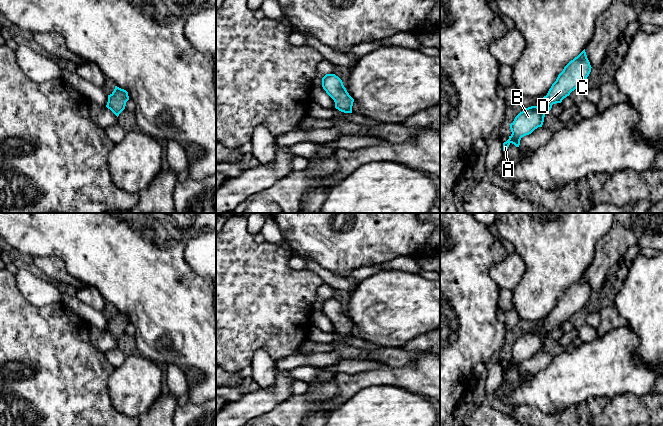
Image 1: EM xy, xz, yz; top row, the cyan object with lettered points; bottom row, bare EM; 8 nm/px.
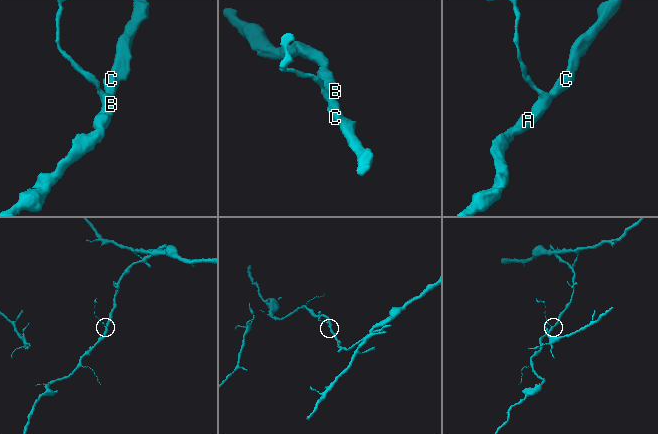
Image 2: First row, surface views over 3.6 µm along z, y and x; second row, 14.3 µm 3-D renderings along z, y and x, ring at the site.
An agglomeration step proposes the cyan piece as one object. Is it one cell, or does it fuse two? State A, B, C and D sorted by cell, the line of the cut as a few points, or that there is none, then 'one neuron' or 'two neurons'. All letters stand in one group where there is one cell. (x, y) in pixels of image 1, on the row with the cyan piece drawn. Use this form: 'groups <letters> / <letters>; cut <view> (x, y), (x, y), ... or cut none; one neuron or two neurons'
groups A B C D; cut none; one neuron

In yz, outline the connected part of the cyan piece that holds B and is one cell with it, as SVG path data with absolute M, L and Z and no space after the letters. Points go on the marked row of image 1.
M585 49L571 60L558 75L546 96L539 99L539 106L531 106L520 112L510 124L512 134L503 143L506 151L512 143L519 147L522 137L531 134L538 127L542 127L545 114L552 105L561 103L572 91L584 83L591 72L591 65Z

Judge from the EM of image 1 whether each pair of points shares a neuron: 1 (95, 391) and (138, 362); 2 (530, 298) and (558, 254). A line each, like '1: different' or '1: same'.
1: different
2: same

